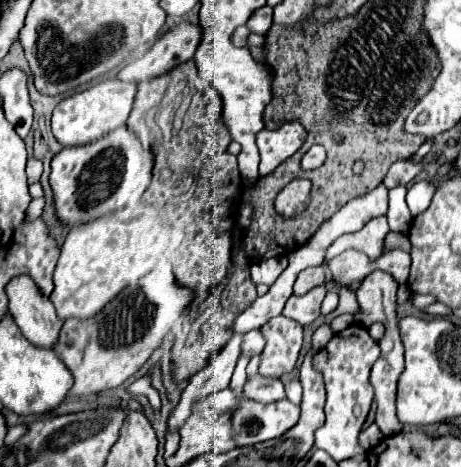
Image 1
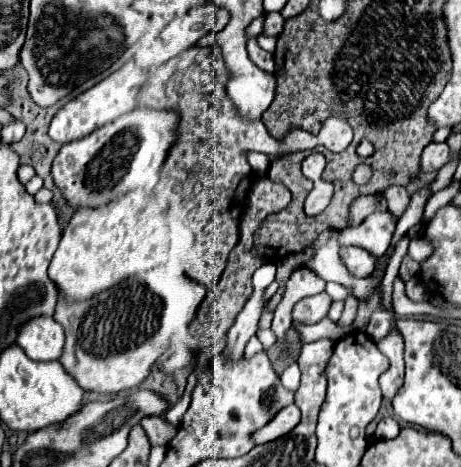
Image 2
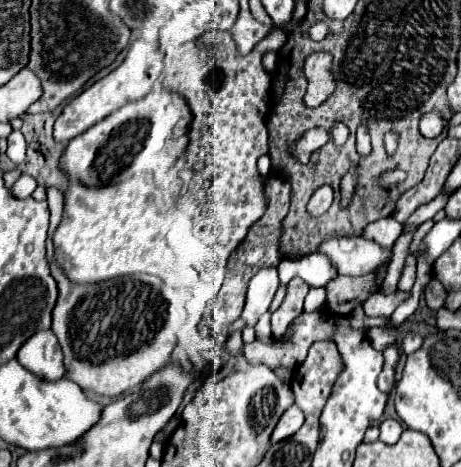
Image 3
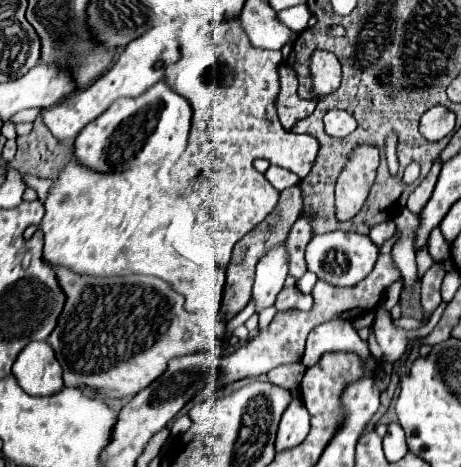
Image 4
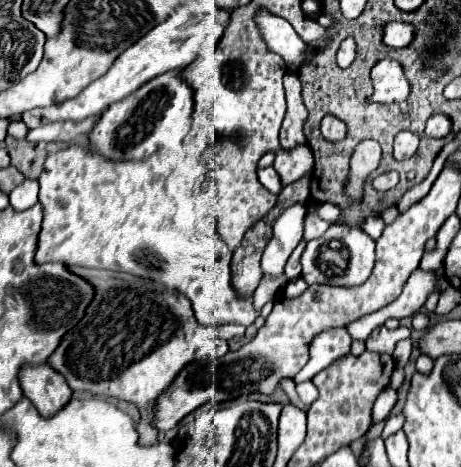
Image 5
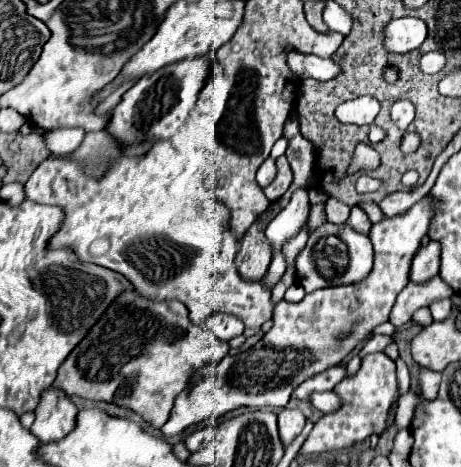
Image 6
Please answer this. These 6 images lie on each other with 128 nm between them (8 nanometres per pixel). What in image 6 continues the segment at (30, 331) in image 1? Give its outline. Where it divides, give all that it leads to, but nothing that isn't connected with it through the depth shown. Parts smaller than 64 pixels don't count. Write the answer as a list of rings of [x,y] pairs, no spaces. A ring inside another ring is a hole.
[[[48,388],[48,392],[40,398],[30,432],[40,442],[58,442],[74,430],[76,416],[78,408],[64,396],[64,392],[54,392]]]

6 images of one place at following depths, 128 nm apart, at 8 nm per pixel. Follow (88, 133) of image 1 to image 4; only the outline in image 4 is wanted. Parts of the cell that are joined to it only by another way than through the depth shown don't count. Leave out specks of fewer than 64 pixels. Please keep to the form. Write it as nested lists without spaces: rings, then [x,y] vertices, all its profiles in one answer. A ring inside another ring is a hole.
[[[166,22],[160,26],[150,28],[148,32],[144,32],[140,38],[132,40],[124,52],[118,56],[118,60],[114,62],[114,68],[110,68],[106,74],[102,74],[92,86],[70,94],[62,104],[54,106],[54,108],[46,108],[40,112],[44,126],[58,138],[64,142],[74,142],[74,138],[80,134],[80,130],[92,122],[94,118],[98,118],[116,98],[122,96],[140,96],[144,94],[150,86],[154,86],[158,80],[164,78],[164,70],[166,66],[170,66],[172,62],[180,60],[180,44],[178,44],[178,34],[180,34],[180,24],[176,22]]]

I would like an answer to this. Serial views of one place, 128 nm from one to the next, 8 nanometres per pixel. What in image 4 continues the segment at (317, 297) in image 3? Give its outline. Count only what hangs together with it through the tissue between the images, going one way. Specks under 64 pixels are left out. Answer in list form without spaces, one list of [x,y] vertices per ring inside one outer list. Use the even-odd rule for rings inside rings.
[[[284,286],[280,294],[276,296],[274,306],[278,310],[310,310],[312,308],[312,296],[304,296],[302,292],[296,292],[296,286]]]

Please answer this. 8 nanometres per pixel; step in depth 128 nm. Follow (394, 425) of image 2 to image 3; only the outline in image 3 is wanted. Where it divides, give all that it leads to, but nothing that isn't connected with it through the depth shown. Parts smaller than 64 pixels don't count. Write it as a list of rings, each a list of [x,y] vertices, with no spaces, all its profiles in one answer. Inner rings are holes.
[[[384,420],[382,426],[380,426],[380,440],[384,444],[396,444],[400,440],[402,432],[404,432],[404,428],[400,426],[400,422],[396,422],[396,420]]]

